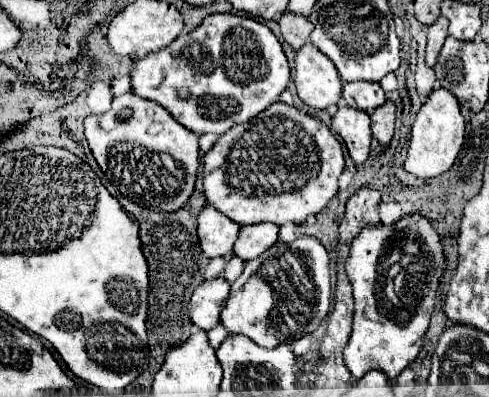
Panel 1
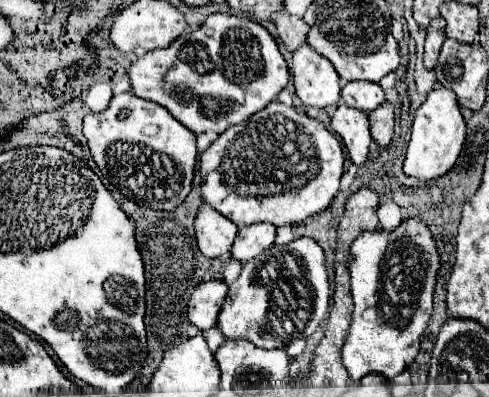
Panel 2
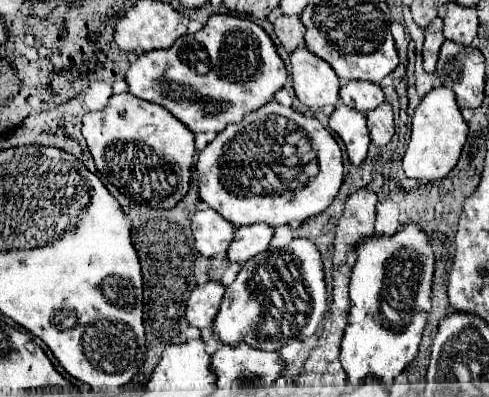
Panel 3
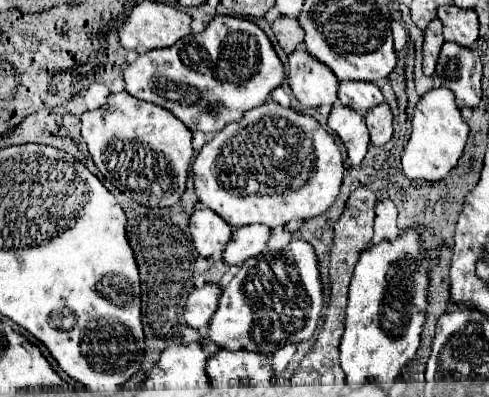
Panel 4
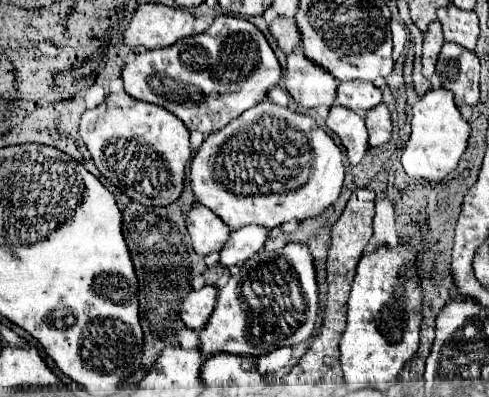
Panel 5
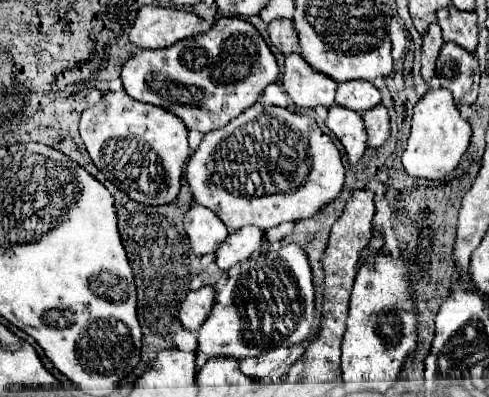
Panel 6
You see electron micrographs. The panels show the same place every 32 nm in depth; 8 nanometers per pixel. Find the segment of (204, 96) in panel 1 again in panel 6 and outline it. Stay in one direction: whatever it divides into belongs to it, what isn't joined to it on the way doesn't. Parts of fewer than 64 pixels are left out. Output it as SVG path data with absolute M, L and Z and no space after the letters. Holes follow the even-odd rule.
M218 18L216 24L194 38L170 48L140 50L122 66L124 90L140 102L176 114L188 130L202 134L220 130L232 118L258 102L266 86L280 78L278 62L260 32L244 18Z

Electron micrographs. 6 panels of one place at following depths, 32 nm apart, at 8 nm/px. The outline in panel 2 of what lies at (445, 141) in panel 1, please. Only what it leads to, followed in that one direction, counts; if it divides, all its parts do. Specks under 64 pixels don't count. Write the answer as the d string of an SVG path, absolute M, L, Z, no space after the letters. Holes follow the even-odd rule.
M448 88L432 90L426 102L416 110L412 122L412 136L404 160L404 172L420 180L434 180L446 174L454 166L464 140L466 140L466 124L460 114L460 106L456 102L454 92Z

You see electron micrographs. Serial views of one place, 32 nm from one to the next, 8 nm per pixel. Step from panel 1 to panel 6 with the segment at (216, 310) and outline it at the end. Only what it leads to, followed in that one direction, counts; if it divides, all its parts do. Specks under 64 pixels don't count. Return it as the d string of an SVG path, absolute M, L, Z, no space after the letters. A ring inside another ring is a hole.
M204 286L196 292L188 292L188 296L182 302L180 312L178 312L182 326L188 330L200 328L200 324L204 324L204 320L208 318L208 312L212 310L214 296L216 296L216 292L212 286Z

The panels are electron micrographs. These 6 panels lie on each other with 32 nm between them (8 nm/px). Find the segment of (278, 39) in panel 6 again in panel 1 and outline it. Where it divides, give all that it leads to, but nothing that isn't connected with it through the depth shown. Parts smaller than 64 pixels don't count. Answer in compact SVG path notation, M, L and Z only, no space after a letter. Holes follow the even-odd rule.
M284 12L278 20L280 24L280 30L286 38L286 42L294 48L294 50L300 50L306 42L308 42L308 36L312 32L312 24L306 16L298 16L298 14L292 14L292 12Z

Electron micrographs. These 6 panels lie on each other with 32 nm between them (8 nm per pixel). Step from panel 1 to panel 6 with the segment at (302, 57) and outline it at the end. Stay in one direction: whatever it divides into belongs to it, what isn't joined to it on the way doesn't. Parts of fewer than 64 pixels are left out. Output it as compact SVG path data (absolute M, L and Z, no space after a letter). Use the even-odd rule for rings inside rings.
M288 54L282 74L282 84L292 102L300 108L316 108L334 104L336 82L330 76L318 74L300 54Z

